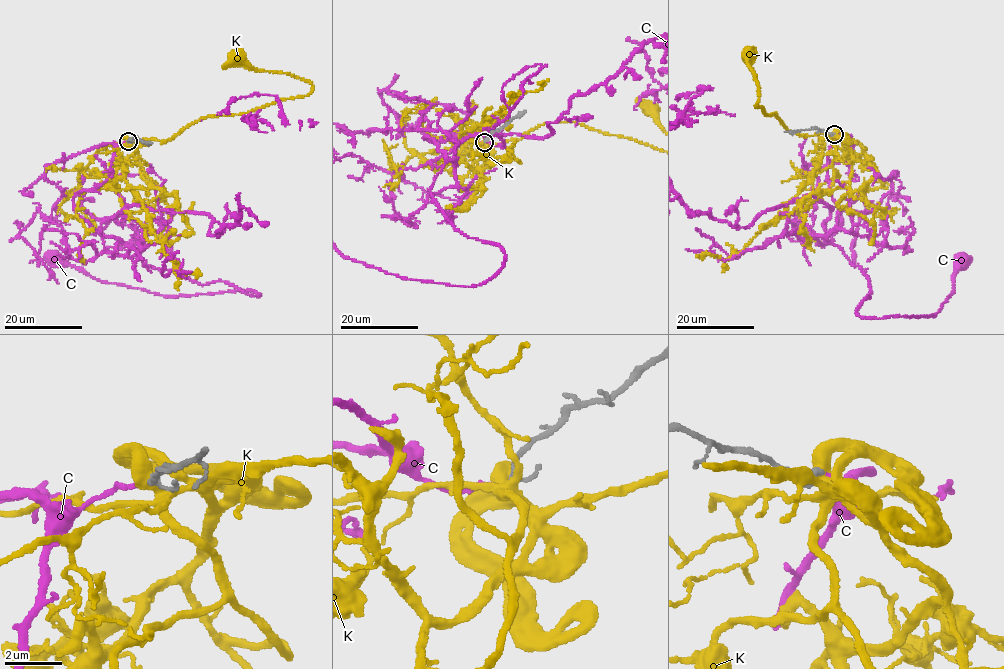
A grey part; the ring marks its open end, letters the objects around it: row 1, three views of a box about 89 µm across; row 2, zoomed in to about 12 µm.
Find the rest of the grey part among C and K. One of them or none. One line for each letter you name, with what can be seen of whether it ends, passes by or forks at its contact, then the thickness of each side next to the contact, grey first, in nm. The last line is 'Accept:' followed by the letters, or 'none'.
C: it ends there; 140 nm thick on the grey side, 170 nm on the other
Accept: C

